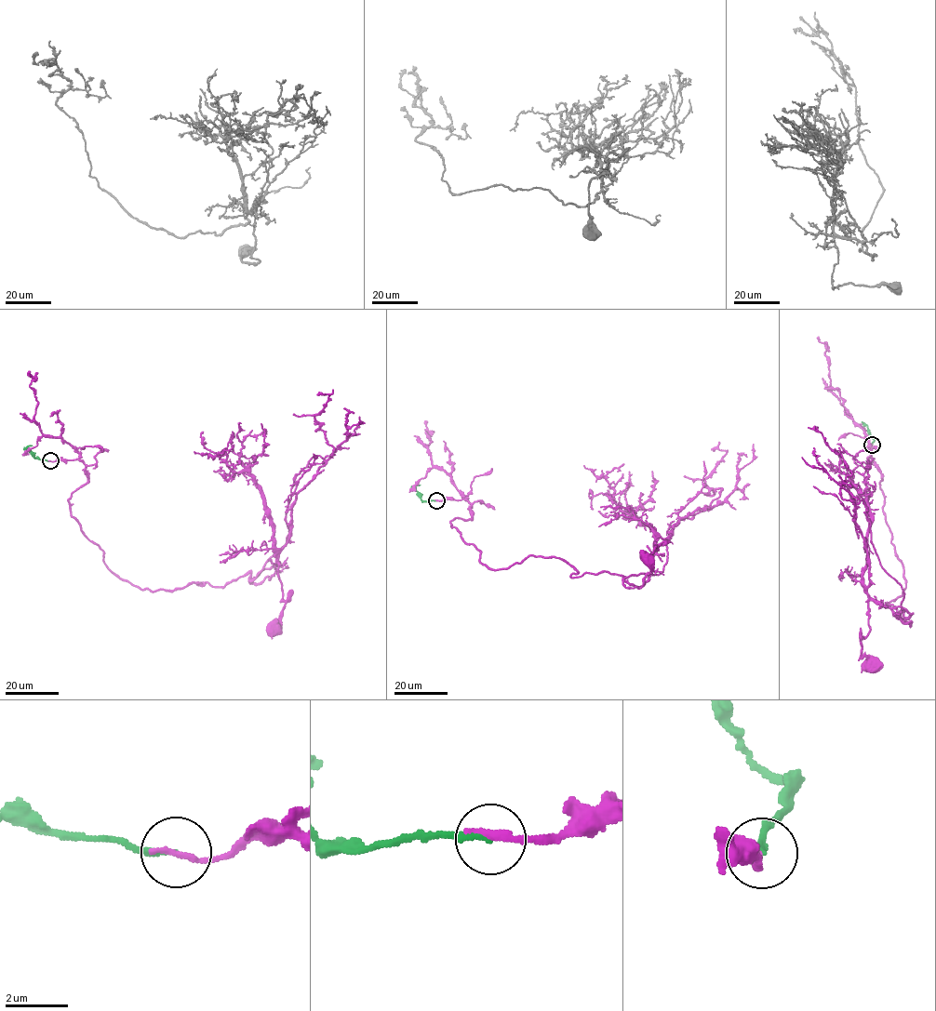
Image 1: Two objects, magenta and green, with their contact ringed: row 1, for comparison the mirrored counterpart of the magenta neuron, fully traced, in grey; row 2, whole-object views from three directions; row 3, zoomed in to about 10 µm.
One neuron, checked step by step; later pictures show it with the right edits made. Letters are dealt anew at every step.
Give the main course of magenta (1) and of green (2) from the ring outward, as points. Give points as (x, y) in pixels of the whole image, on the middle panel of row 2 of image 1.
1: (436, 500), (471, 504), (451, 528), (494, 569), (558, 557), (572, 578), (641, 587), (661, 543), (648, 557)
2: (436, 500), (422, 501), (415, 486), (420, 485)

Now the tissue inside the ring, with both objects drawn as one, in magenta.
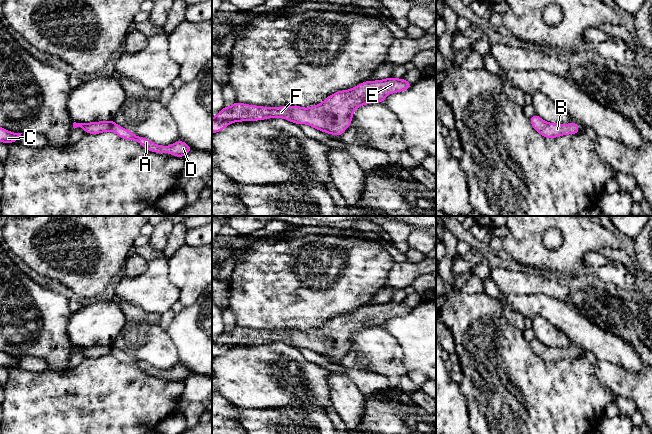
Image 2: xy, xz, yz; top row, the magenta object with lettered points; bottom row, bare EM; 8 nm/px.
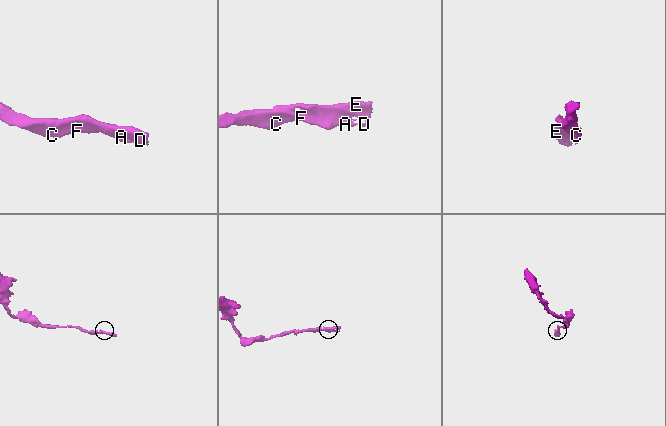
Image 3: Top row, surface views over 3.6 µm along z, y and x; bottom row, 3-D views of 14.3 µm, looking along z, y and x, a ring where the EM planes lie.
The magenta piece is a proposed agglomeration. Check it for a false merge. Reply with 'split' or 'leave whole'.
leave whole

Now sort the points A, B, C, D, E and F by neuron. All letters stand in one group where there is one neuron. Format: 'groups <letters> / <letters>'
groups A B C D E F

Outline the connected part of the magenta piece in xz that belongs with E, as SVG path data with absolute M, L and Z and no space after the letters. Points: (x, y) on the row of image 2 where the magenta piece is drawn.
M387 78L377 81L366 81L350 90L338 91L328 96L321 104L303 108L299 106L284 107L260 107L235 102L231 107L224 107L214 118L212 118L212 133L220 132L230 123L239 121L254 121L267 118L284 118L295 124L308 124L322 132L341 136L351 125L353 111L361 105L373 102L384 103L388 94L405 91L411 87L412 83L402 79Z

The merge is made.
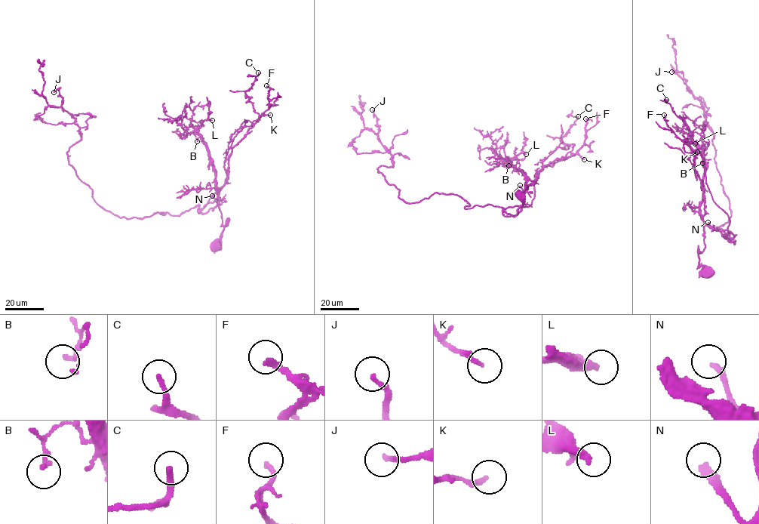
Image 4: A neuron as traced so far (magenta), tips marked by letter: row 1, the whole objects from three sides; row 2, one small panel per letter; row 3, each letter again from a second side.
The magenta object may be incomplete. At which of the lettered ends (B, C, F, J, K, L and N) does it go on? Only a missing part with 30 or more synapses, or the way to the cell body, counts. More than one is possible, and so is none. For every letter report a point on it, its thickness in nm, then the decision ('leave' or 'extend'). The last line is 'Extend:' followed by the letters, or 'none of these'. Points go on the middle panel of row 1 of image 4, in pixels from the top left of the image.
B: place (508, 165); calibre 170 nm; leave
C: place (578, 116); calibre 200 nm; extend
F: place (585, 118); calibre 240 nm; leave
J: place (372, 109); calibre 180 nm; extend
K: place (584, 159); calibre 180 nm; leave
L: place (526, 154); calibre 240 nm; leave
N: place (520, 185); calibre 260 nm; extend
Extend: C, J, N

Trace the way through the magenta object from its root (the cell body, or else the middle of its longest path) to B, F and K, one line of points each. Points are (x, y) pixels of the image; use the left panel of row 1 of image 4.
B: (217, 245), (224, 226), (221, 225), (219, 190), (209, 149), (199, 137), (197, 141)
F: (217, 245), (224, 226), (221, 225), (219, 193), (227, 178), (230, 153), (268, 109), (269, 88), (266, 85)
K: (217, 245), (224, 226), (221, 225), (219, 193), (227, 178), (232, 149), (260, 116), (270, 115)

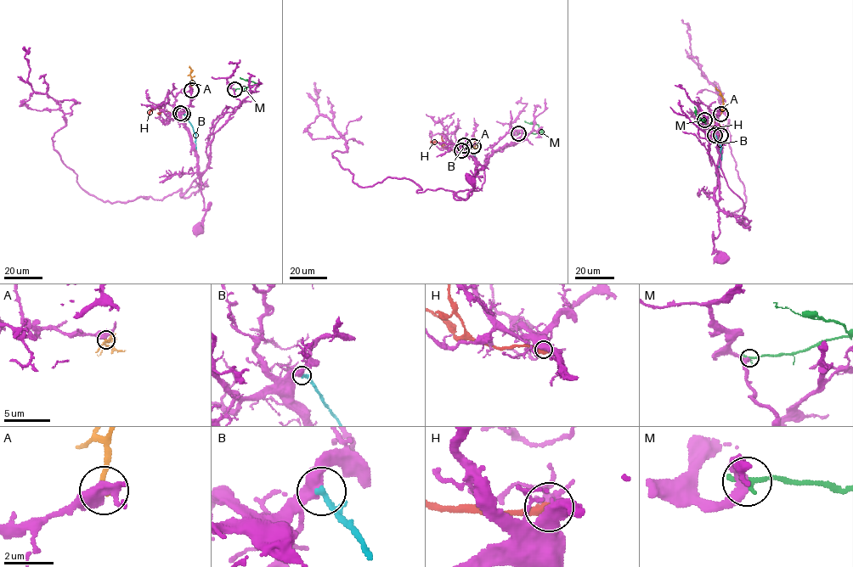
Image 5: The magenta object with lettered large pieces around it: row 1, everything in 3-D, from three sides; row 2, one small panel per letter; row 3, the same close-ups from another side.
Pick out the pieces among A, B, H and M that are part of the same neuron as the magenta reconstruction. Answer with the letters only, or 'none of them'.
A

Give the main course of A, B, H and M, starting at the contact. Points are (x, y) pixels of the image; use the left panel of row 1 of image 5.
A: (191, 89), (189, 66)
B: (183, 114), (195, 133), (196, 149)
H: (180, 113), (172, 114), (156, 108), (149, 114)
M: (234, 89), (258, 84), (240, 77)

